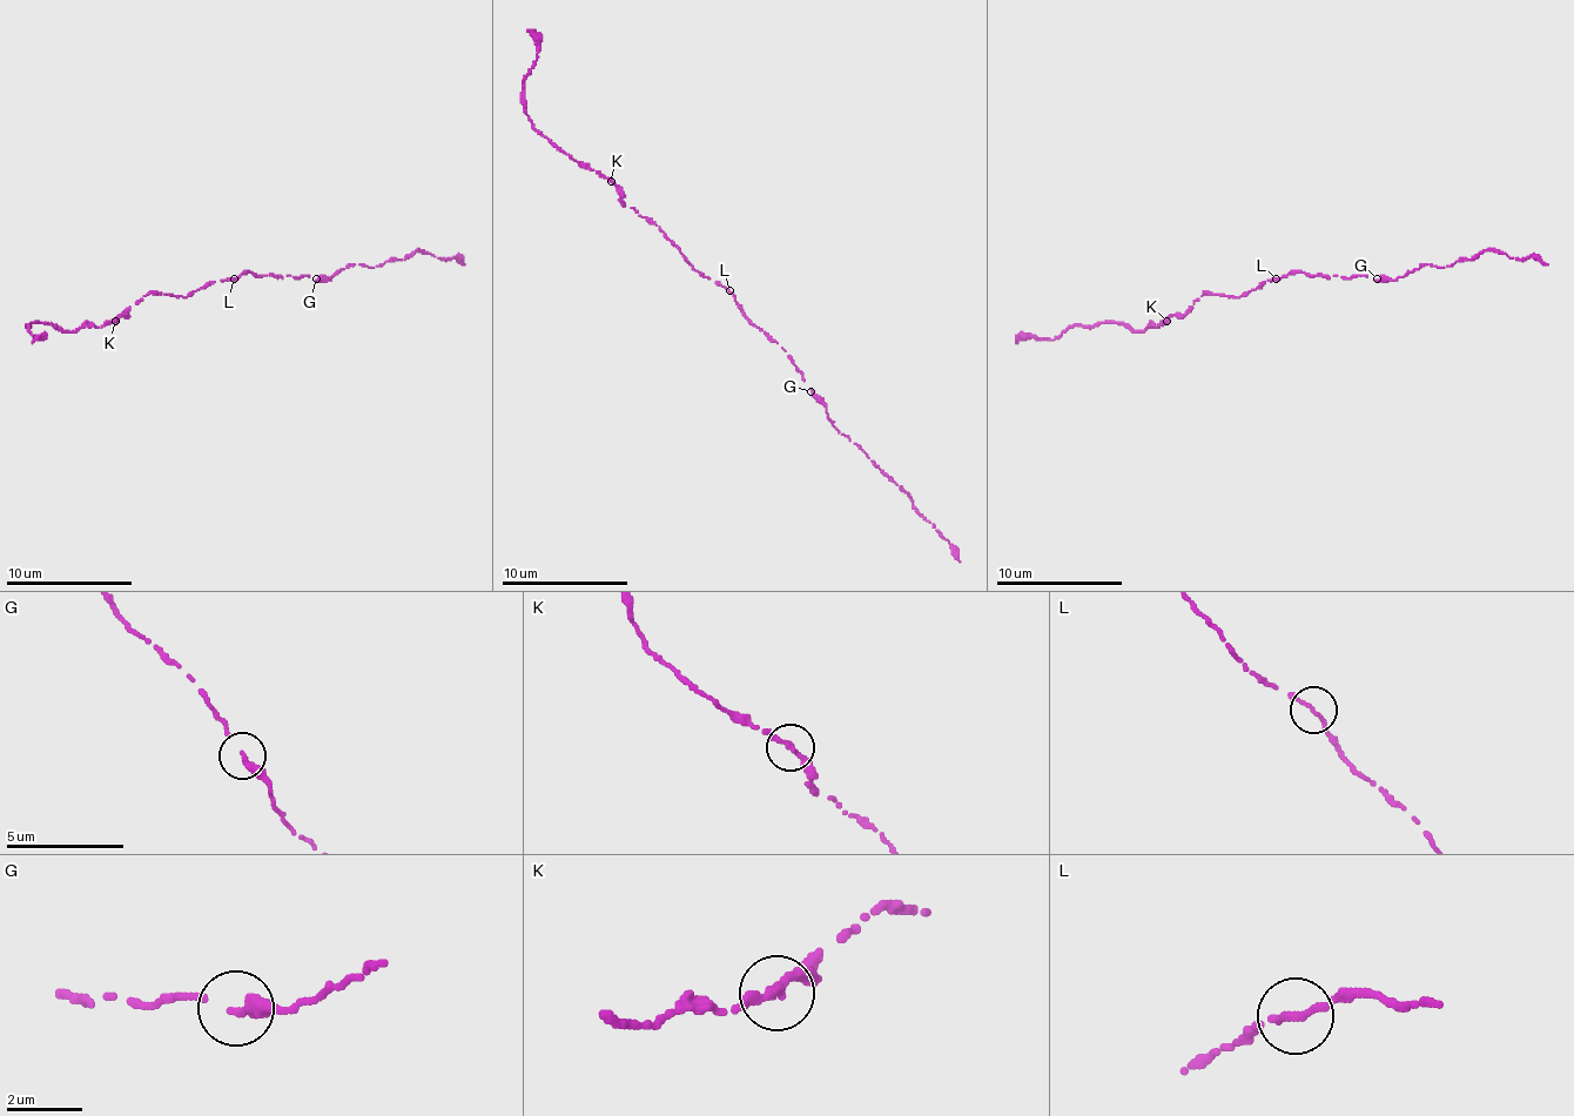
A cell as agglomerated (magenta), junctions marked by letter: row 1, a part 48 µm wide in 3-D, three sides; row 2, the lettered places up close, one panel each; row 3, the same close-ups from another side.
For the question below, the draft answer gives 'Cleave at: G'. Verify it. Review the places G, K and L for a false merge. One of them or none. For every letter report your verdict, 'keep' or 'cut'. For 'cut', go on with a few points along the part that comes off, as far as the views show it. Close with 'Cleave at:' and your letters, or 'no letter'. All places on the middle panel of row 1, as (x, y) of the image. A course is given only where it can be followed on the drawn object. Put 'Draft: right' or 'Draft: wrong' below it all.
G: keep
K: keep
L: keep
Cleave at: no letter
Draft: wrong

